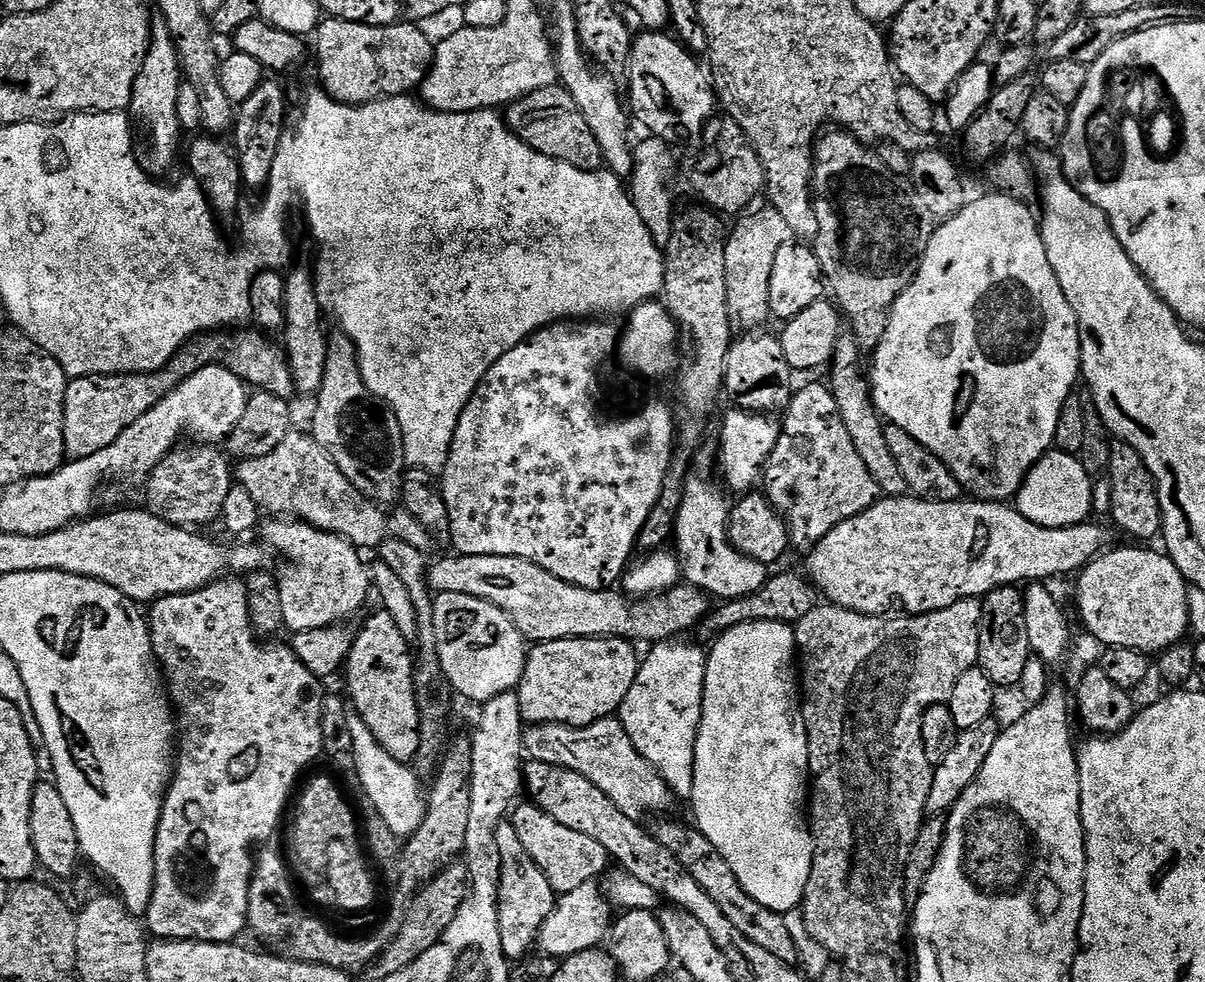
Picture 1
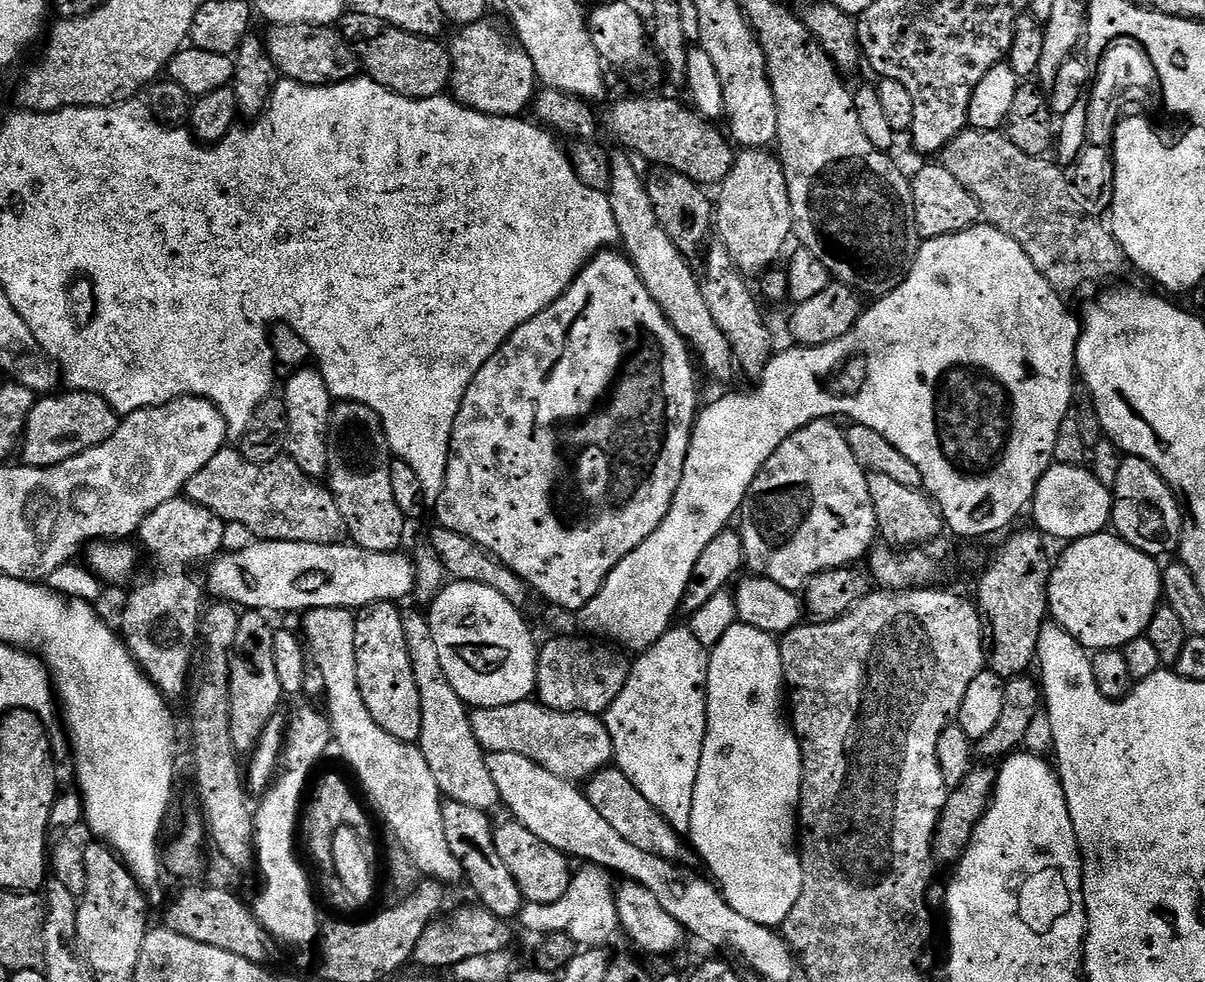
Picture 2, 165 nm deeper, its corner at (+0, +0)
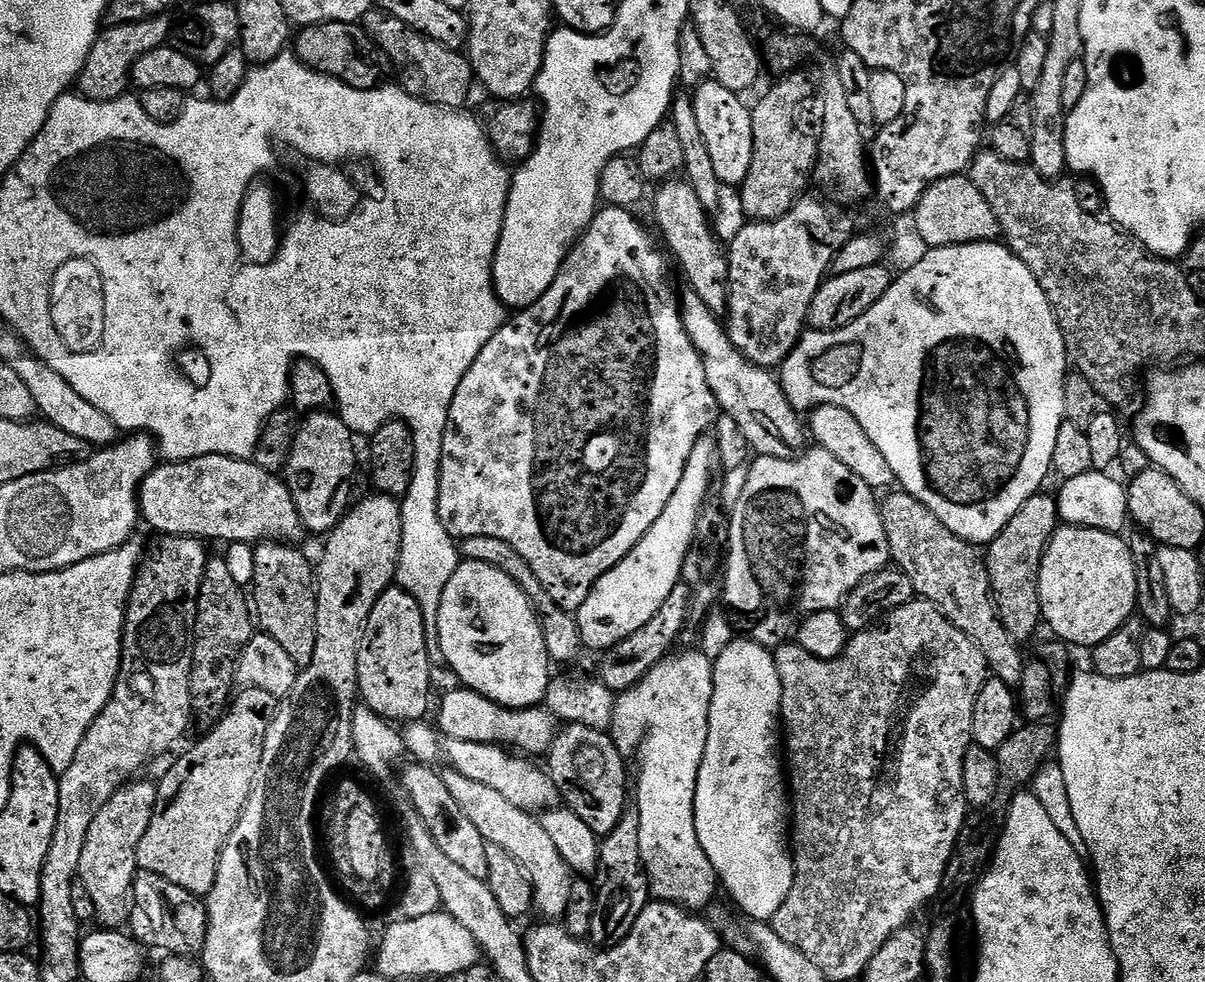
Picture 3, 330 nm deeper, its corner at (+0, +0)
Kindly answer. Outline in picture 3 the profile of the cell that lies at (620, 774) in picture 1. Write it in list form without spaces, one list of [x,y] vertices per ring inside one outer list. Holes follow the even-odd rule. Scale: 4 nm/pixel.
[[[455,686],[440,700],[438,728],[449,740],[513,746],[521,753],[539,758],[549,751],[558,733],[558,720],[544,706],[504,708],[471,688]]]

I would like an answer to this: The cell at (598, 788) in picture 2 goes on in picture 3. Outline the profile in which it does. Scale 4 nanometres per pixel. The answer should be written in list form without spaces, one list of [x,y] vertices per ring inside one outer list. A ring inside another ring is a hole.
[[[567,723],[557,733],[555,742],[549,748],[547,760],[548,773],[563,794],[569,811],[578,814],[598,838],[608,836],[621,820],[626,810],[626,796],[630,794],[630,780],[628,784],[624,762],[626,758],[611,735],[588,726]]]

